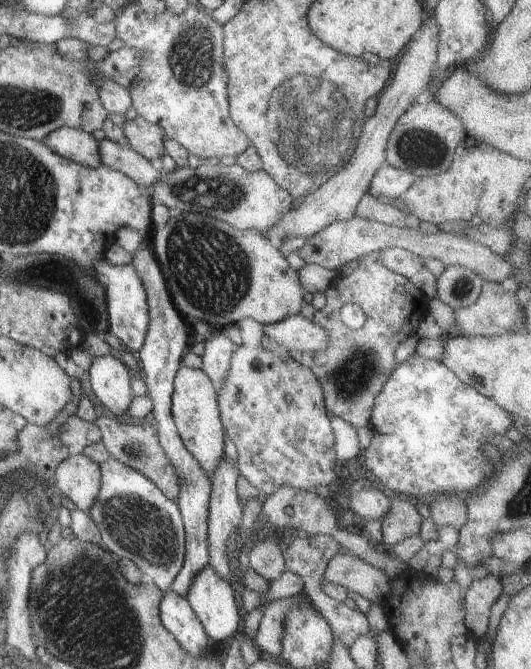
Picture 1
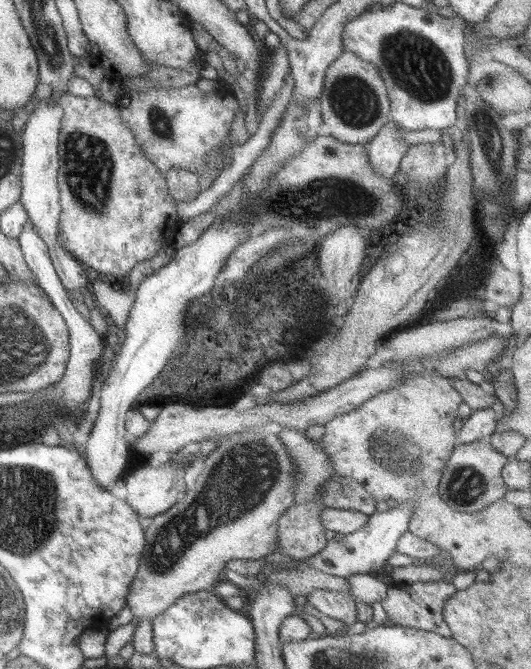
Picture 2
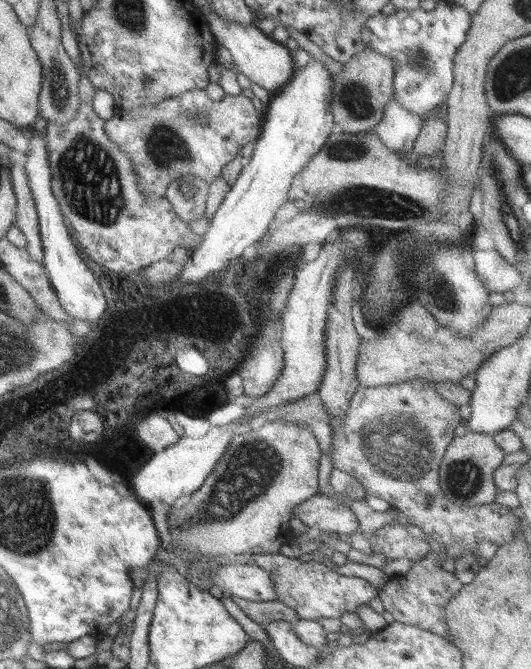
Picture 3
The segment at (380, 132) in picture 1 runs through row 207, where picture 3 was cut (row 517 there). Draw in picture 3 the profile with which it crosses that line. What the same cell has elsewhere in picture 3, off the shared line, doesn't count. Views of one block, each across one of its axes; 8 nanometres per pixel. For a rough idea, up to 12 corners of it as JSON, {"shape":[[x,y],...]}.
{"shape":[[315,495],[292,510],[314,531],[360,532],[346,504]]}

